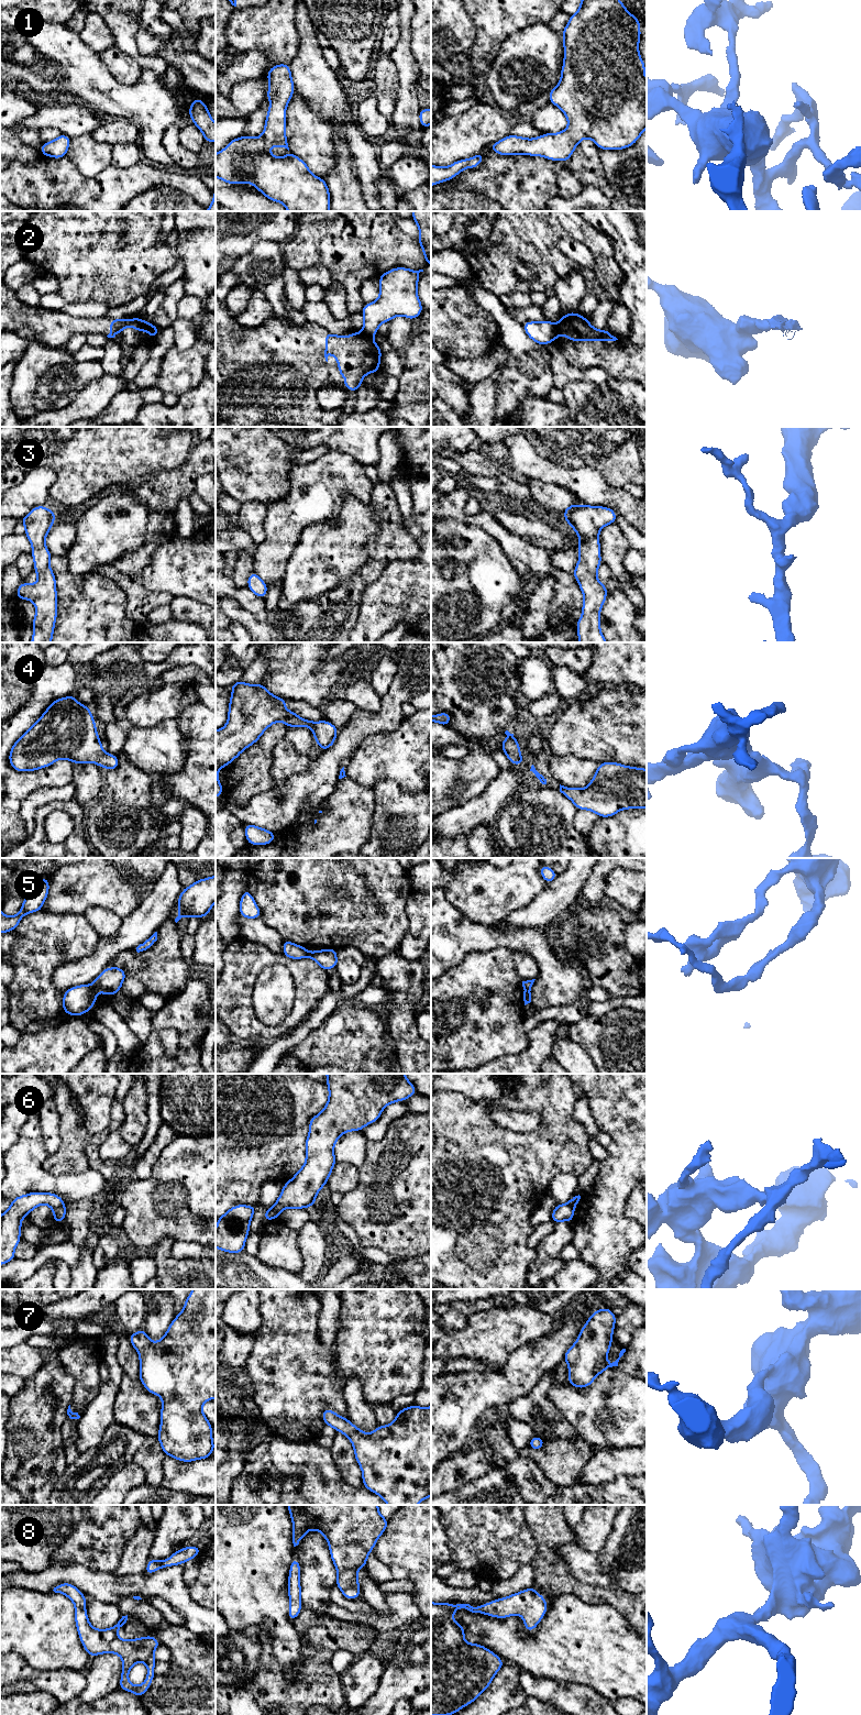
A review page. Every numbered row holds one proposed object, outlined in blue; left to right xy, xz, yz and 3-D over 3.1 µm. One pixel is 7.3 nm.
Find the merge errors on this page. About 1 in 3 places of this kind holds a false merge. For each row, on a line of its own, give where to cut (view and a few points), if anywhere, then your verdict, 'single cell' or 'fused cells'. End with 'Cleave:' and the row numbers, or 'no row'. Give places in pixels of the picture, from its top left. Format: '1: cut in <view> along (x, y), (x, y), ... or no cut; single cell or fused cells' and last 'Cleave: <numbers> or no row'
1: no cut; single cell
2: cut in yz along (554, 325), (558, 336); fused cells
3: no cut; single cell
4: no cut; single cell
5: cut in xy along (89, 986), (95, 989); fused cells
6: cut in xy along (64, 1204), (53, 1209); fused cells
7: no cut; single cell
8: no cut; single cell
Cleave: 2, 5, 6

